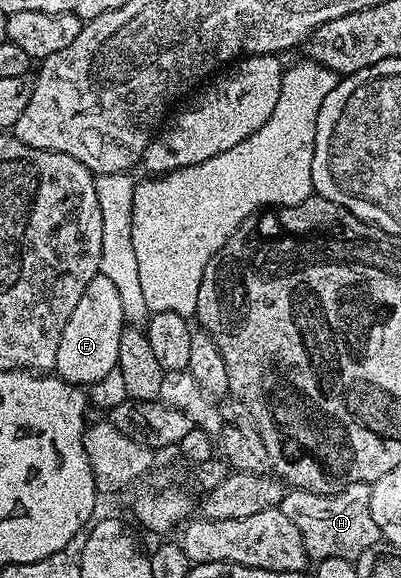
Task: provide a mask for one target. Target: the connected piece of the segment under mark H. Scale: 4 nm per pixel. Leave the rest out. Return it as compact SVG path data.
M369 484L349 485L333 497L291 488L284 495L280 508L284 515L288 515L288 519L292 519L292 523L296 523L304 539L307 556L315 562L329 557L354 561L364 551L368 551L368 547L379 544L376 519L372 519Z

